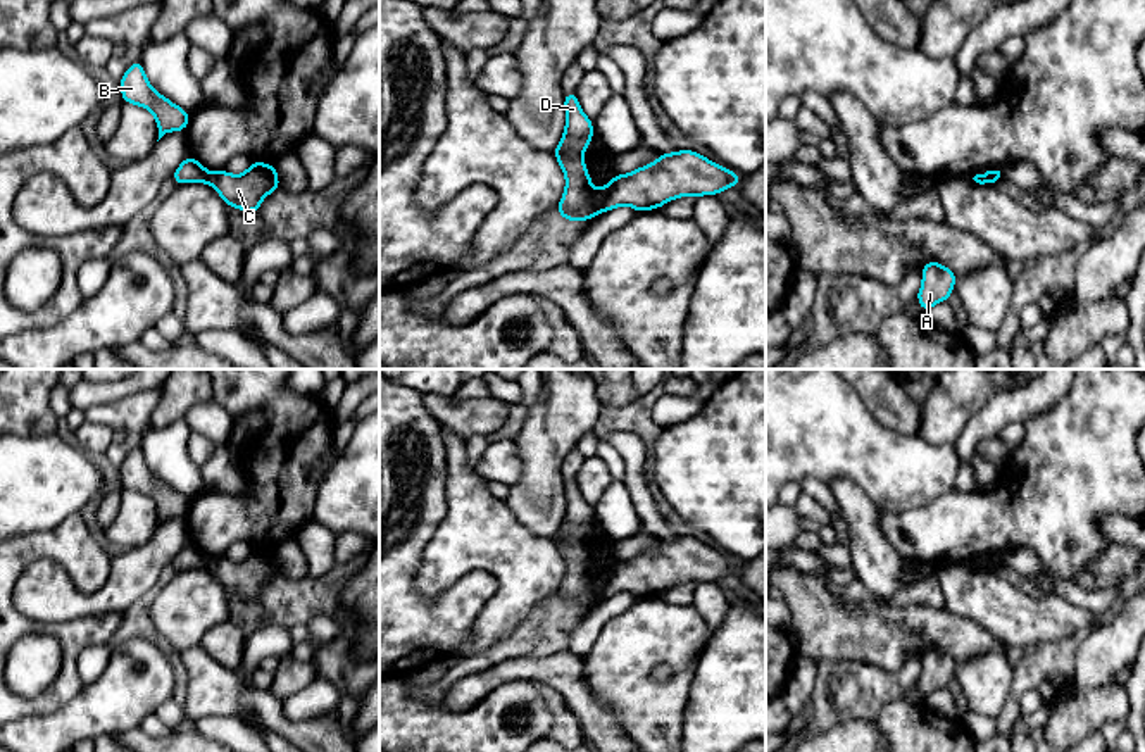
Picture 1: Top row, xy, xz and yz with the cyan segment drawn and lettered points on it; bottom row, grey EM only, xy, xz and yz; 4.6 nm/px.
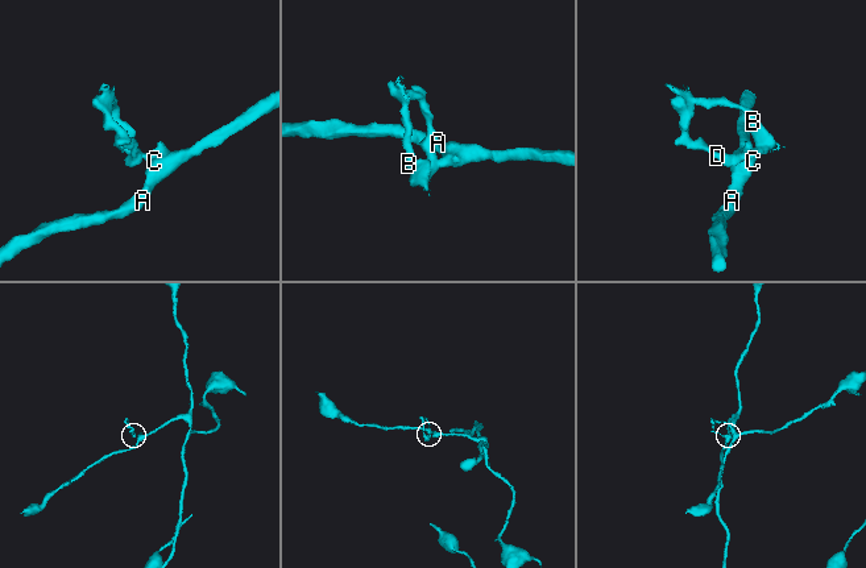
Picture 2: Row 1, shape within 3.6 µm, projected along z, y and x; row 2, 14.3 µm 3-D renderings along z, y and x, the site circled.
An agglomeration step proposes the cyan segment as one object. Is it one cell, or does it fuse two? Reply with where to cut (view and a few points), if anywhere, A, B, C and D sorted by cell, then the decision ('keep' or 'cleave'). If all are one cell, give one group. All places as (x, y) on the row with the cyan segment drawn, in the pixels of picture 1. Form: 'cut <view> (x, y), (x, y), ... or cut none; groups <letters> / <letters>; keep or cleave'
cut xz (592, 192), (597, 213); groups A C / B D; cleave

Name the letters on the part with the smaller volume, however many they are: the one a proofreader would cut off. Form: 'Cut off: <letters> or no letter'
Cut off: B, D

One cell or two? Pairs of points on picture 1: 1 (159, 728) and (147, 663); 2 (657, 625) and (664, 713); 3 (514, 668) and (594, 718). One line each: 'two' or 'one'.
1: two
2: one
3: one

